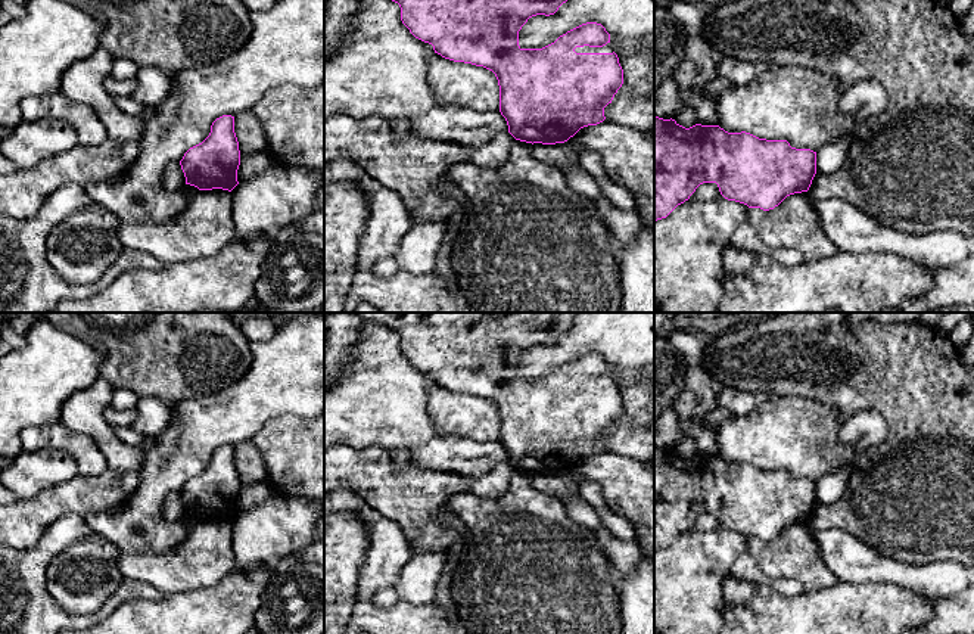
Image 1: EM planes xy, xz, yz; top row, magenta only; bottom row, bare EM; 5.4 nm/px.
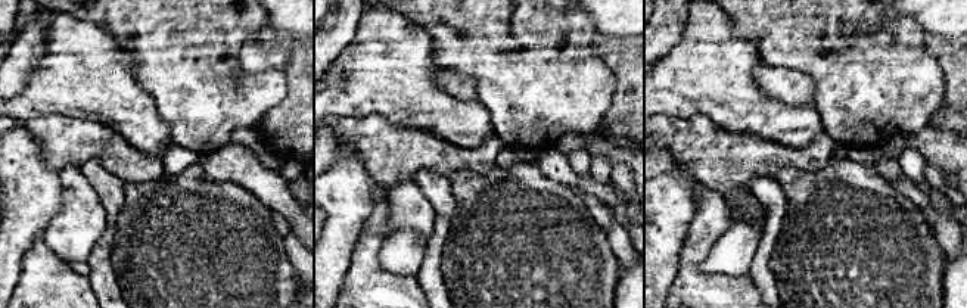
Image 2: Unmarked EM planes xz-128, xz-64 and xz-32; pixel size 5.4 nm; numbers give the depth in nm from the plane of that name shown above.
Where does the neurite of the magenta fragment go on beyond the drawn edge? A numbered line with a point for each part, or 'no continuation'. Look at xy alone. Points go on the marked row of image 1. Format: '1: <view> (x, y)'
no continuation

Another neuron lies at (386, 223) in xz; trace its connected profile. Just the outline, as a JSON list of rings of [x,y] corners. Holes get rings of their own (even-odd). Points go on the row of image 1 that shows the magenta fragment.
[[[336,159],[324,165],[324,184],[339,180],[358,184],[365,190],[368,201],[357,270],[343,313],[352,313],[361,302],[371,304],[379,313],[470,313],[460,289],[449,292],[445,282],[433,273],[376,273],[376,264],[398,251],[410,227],[405,203],[396,192],[371,178],[351,159]]]

